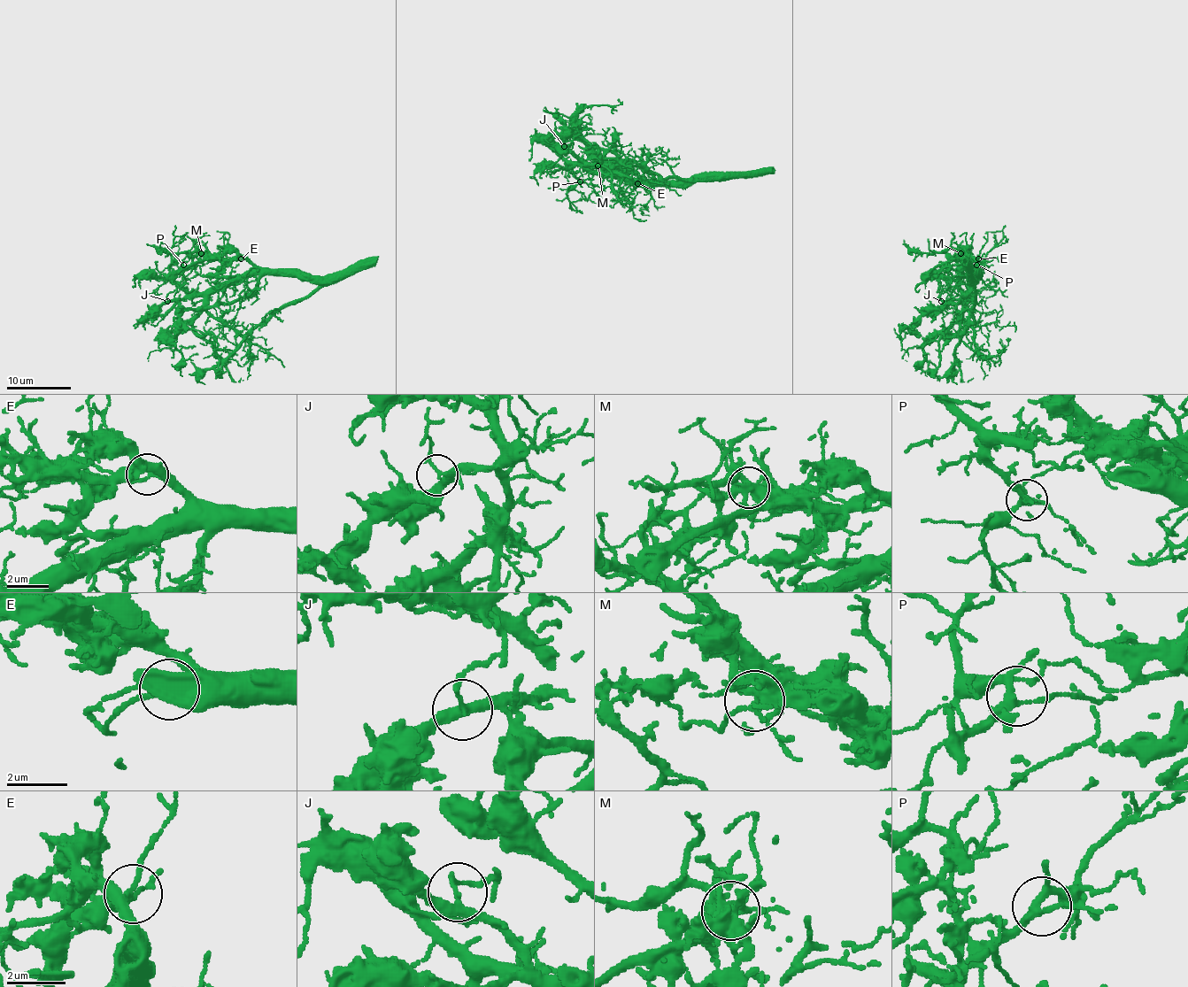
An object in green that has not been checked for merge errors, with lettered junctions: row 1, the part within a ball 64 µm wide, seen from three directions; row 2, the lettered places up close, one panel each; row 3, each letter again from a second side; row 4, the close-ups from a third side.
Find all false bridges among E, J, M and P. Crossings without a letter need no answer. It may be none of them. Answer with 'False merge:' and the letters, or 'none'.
False merge: none

